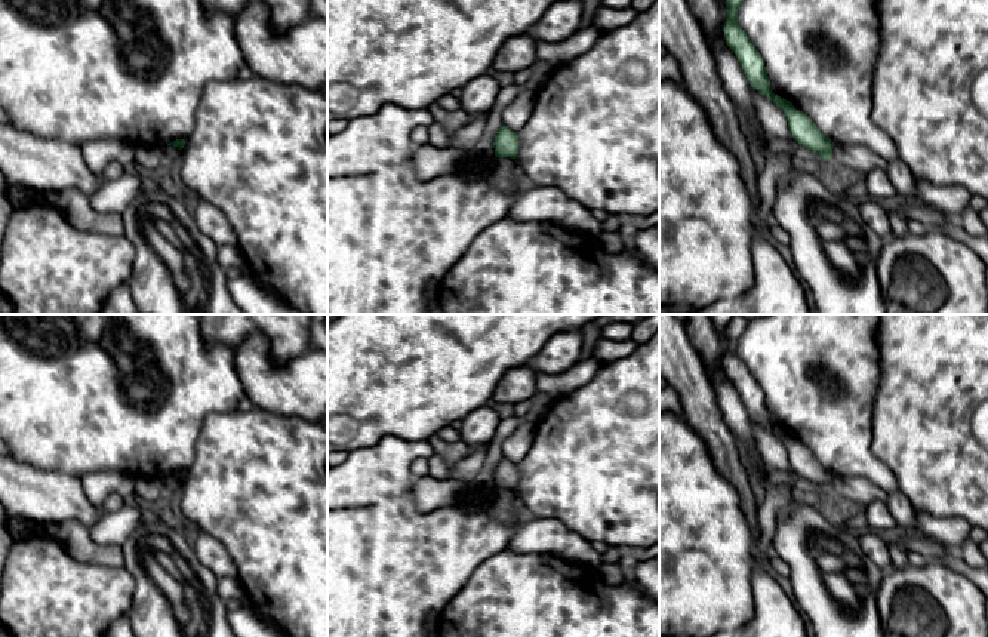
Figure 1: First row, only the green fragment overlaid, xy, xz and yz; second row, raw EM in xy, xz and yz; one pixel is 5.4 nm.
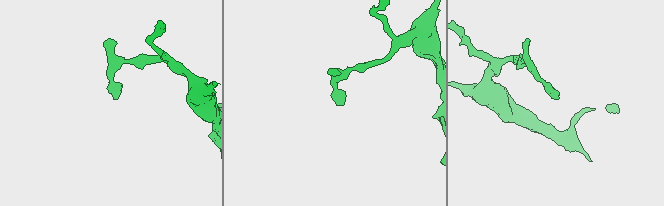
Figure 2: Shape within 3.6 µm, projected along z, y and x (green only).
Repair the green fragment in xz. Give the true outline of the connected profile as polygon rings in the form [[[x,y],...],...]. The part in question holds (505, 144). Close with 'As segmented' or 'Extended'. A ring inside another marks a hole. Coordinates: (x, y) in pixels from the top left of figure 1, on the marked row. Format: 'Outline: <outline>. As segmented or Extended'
Outline: [[[505,124],[495,135],[495,156],[515,159],[518,153],[518,135]]]. As segmented

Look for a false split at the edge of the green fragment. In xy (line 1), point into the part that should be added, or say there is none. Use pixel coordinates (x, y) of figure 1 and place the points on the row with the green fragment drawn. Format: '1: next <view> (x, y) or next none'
1: next none

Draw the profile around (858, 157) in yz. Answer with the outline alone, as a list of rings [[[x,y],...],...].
[[[835,144],[832,148],[832,159],[865,175],[874,169],[886,172],[887,167],[886,159],[862,145]]]

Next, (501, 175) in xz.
[[[495,157],[489,175],[490,182],[504,193],[513,193],[515,190],[515,178],[513,175],[515,164],[514,159]]]

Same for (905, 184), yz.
[[[895,157],[887,160],[886,167],[887,178],[893,184],[896,193],[904,200],[912,200],[917,193],[917,179],[911,173],[911,170],[905,166],[902,159]]]

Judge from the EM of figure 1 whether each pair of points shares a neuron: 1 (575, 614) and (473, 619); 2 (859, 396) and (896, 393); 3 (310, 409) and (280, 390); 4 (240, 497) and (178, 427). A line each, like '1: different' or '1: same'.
1: same
2: different
3: same
4: different

